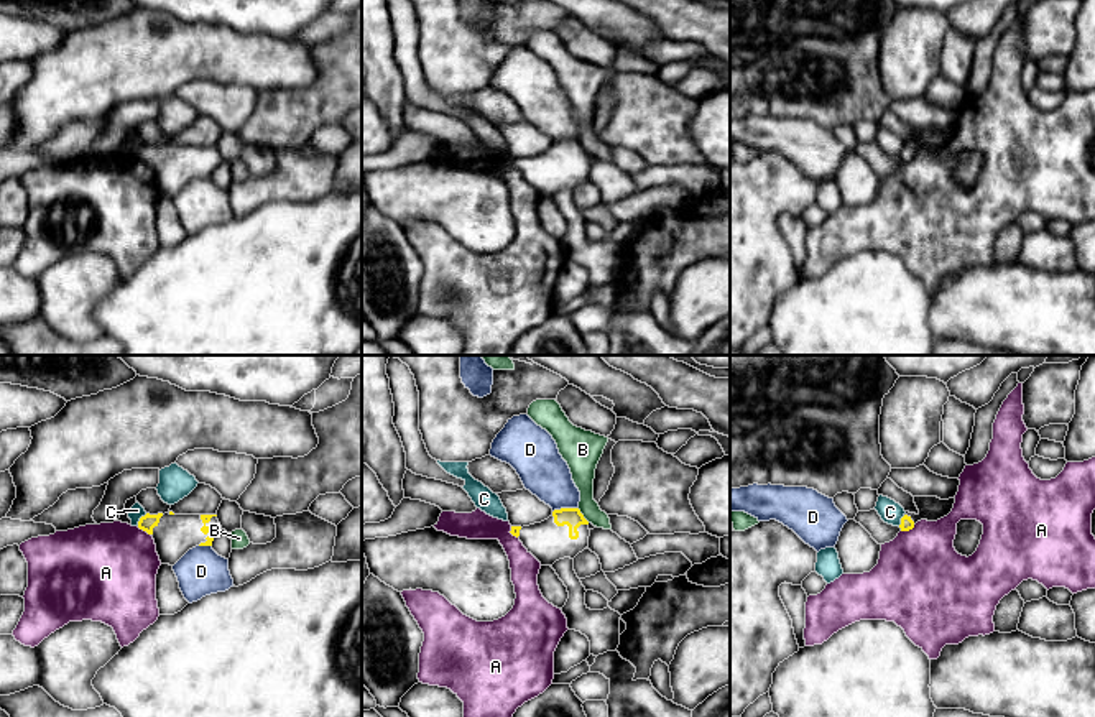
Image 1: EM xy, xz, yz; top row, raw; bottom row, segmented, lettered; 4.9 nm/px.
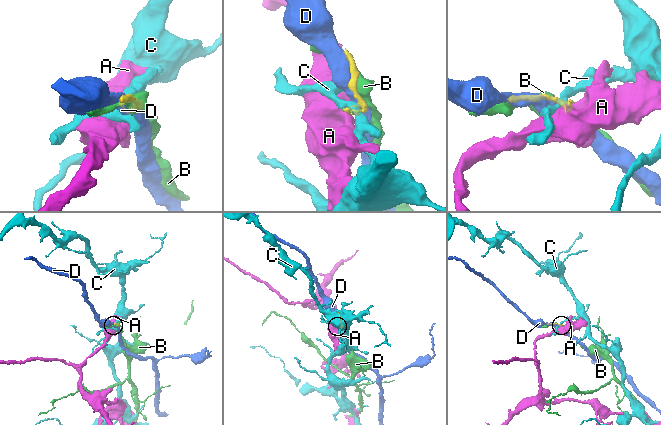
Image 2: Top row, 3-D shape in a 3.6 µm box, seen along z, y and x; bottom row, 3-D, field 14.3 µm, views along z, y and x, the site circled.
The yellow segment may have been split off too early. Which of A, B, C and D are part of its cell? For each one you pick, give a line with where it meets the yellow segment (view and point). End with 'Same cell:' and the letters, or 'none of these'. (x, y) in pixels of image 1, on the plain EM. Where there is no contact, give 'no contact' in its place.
Same cell: none of these

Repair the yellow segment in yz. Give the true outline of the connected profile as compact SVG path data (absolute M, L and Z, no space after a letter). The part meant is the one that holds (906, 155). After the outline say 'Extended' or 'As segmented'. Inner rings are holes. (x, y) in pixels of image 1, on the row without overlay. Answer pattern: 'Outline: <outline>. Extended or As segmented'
Outline: M914 128L914 135L919 141L919 145L909 145L906 143L901 150L901 163L909 163L914 160L914 156L921 151L927 153L937 153L944 148L947 148L955 135L955 130L940 132L937 128Z. Extended

